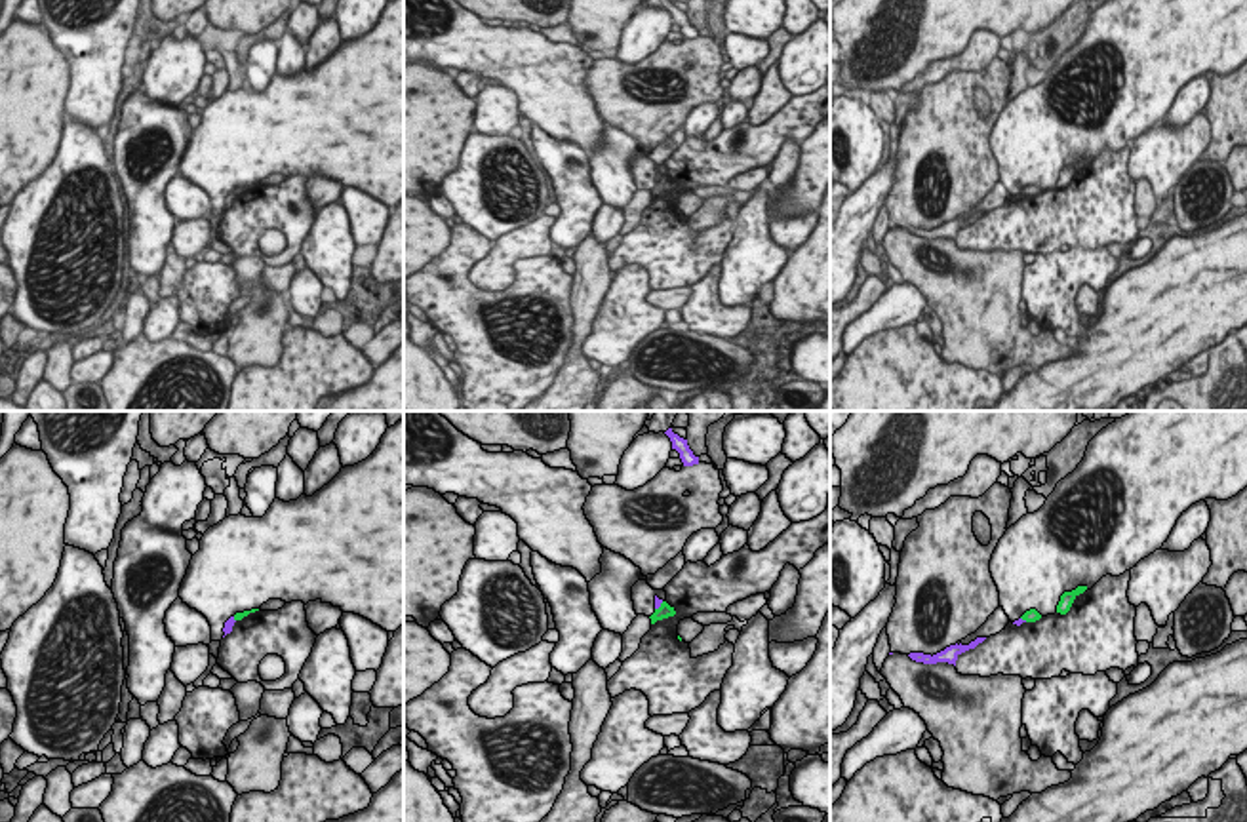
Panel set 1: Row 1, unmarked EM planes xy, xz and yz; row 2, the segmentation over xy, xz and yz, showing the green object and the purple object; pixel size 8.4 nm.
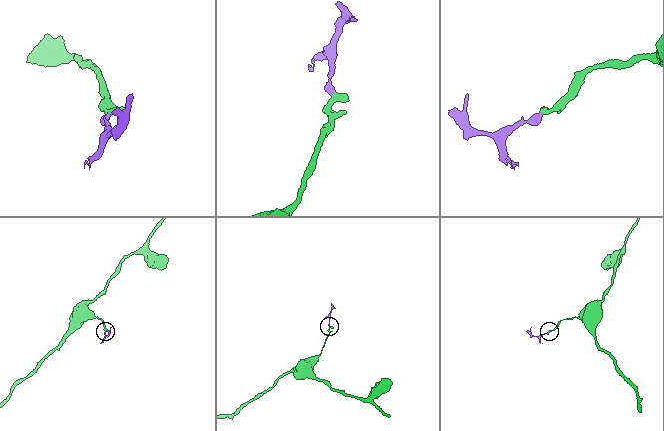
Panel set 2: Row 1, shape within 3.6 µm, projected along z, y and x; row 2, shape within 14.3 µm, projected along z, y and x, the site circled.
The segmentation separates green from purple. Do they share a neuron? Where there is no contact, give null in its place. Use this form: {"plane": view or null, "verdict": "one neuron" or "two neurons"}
{"plane": "xz", "verdict": "two neurons"}

